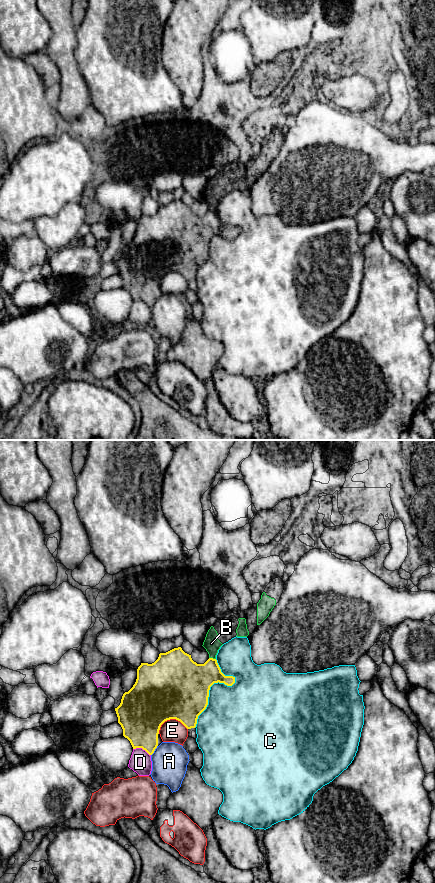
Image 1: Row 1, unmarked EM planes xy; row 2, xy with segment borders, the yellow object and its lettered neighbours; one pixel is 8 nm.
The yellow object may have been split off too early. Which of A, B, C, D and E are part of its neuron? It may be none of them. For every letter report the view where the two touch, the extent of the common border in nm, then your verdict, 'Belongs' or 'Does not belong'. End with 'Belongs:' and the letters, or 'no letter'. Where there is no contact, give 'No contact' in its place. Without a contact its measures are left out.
A: Touches yellow in xy. Shared border 100 nm. Does not belong
B: Touches yellow in xy. Shared border 60 nm. Does not belong
C: Touches yellow in xy. Shared border 600 nm. Does not belong
D: Touches yellow in xy. Shared border 160 nm. Does not belong
E: Touches yellow in xy. Shared border 240 nm. Does not belong
Belongs: no letter

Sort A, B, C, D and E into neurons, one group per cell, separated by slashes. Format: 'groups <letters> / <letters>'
groups A / B / C / D / E

